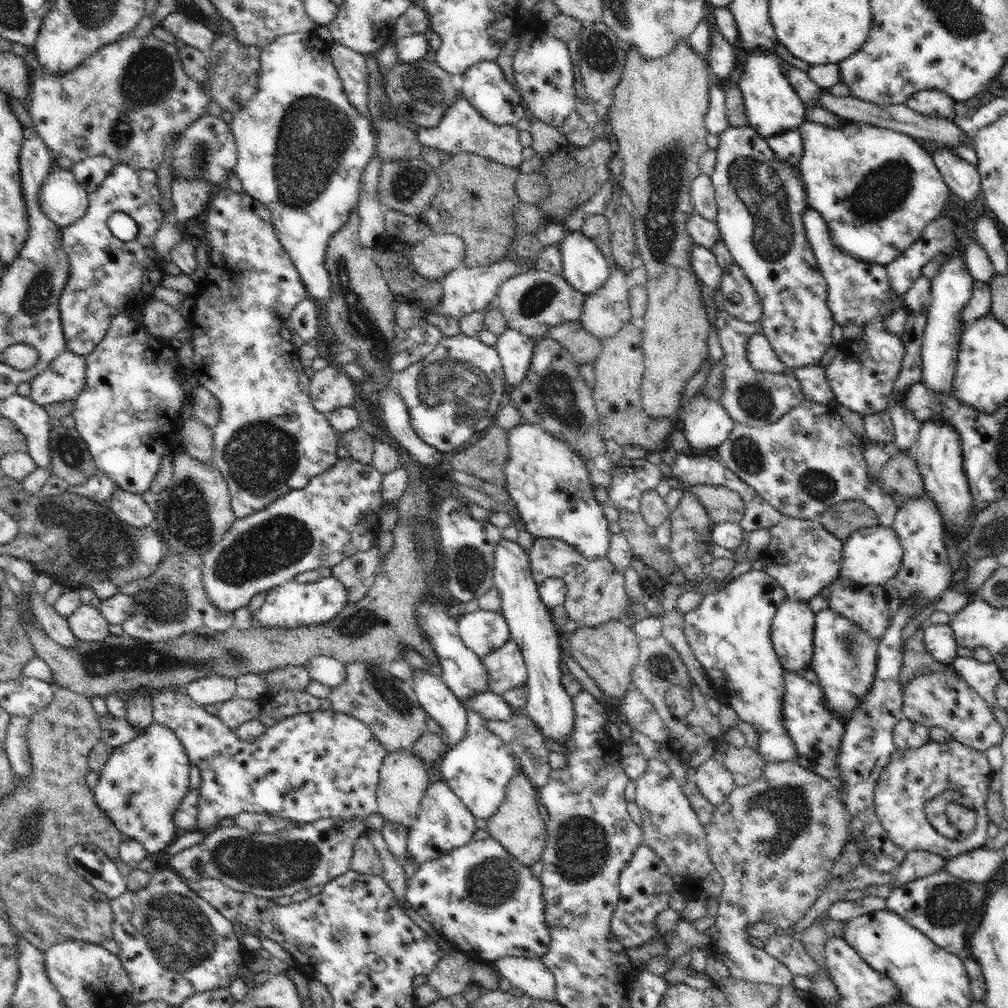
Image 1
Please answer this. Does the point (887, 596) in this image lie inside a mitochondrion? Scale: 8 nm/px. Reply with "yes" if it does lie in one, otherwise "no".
no

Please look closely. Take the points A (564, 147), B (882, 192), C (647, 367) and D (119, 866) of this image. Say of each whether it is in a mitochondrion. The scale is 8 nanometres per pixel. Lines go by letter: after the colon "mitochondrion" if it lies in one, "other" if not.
A: other
B: mitochondrion
C: other
D: other

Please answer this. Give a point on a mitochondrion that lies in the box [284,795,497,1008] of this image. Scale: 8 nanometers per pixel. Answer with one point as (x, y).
(338, 936)

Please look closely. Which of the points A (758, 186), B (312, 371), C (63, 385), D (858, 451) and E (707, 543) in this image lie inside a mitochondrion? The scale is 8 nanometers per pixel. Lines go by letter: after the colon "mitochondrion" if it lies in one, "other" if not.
A: mitochondrion
B: other
C: other
D: other
E: other

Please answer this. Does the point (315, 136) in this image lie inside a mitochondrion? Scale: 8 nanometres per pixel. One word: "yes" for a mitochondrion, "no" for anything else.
yes

